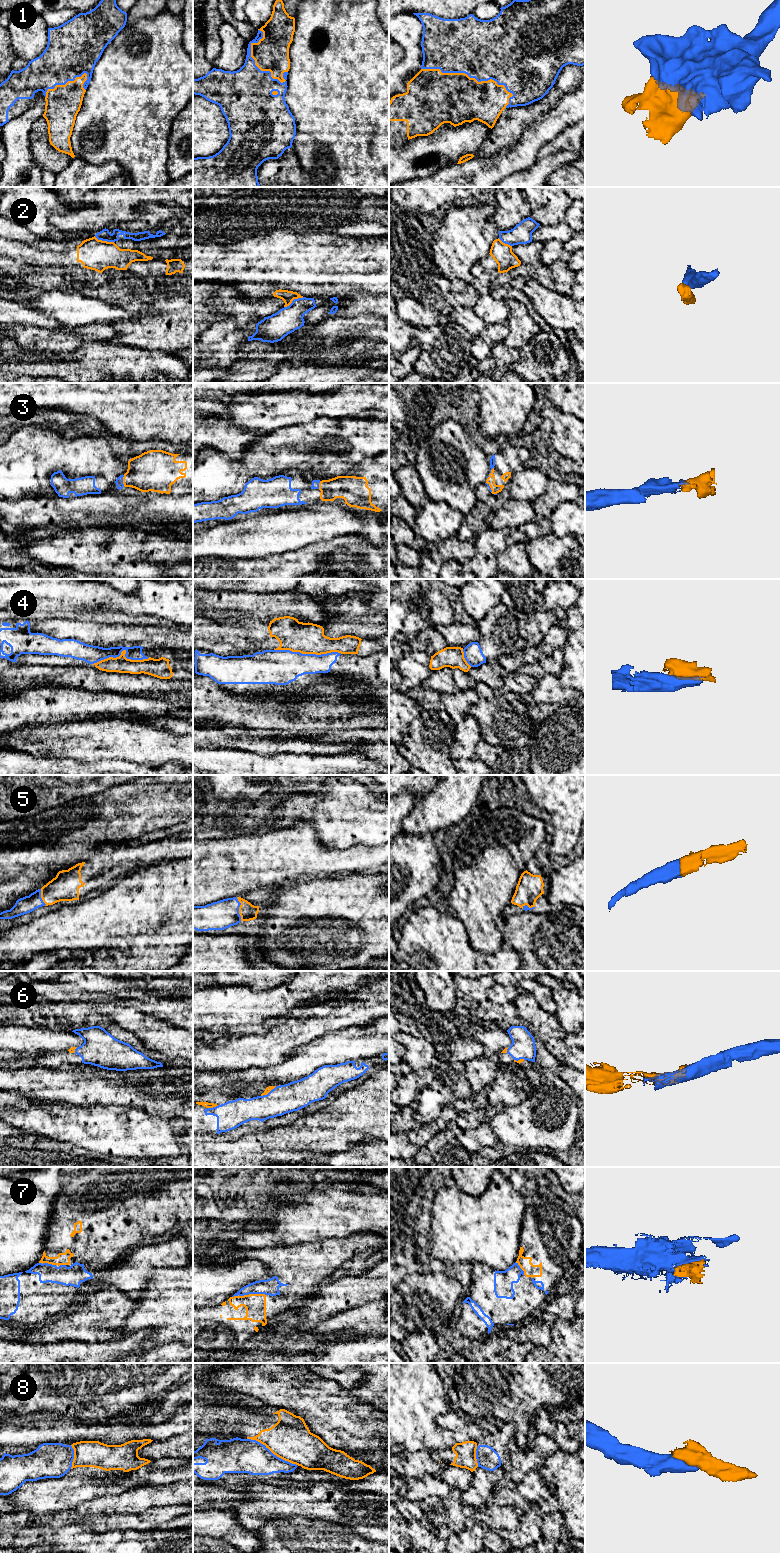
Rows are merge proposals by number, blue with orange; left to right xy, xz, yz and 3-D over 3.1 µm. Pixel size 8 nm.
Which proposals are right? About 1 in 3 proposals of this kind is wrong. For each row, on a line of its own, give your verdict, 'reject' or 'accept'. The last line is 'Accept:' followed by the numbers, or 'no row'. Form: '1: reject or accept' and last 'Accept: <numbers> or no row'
1: accept
2: reject
3: accept
4: reject
5: accept
6: accept
7: accept
8: reject
Accept: 1, 3, 5, 6, 7

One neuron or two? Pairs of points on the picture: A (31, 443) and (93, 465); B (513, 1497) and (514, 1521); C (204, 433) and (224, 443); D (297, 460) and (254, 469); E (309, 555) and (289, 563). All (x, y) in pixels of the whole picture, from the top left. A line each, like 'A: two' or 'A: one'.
A: one
B: two
C: one
D: one
E: one

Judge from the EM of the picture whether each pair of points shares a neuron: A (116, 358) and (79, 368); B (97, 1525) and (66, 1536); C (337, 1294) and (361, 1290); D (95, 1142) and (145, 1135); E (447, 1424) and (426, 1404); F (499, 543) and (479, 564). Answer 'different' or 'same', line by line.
A: same
B: different
C: same
D: same
E: different
F: same

